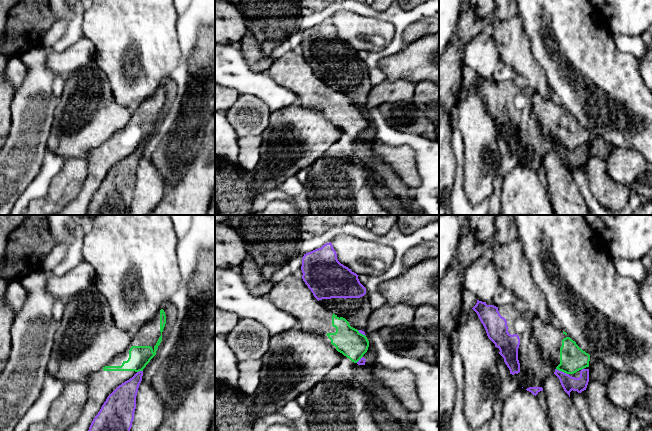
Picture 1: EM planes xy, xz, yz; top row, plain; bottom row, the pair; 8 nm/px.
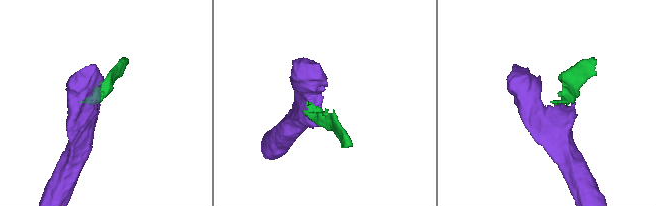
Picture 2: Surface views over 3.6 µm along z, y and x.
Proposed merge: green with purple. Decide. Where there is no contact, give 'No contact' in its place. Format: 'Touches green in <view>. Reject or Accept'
Touches green in yz. Reject

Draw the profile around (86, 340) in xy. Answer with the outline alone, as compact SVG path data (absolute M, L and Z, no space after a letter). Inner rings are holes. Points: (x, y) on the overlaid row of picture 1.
M94 285L71 296L64 307L64 314L54 335L54 345L47 364L47 373L68 382L85 381L86 378L107 366L116 356L123 354L132 336L120 330L112 319L107 300Z

